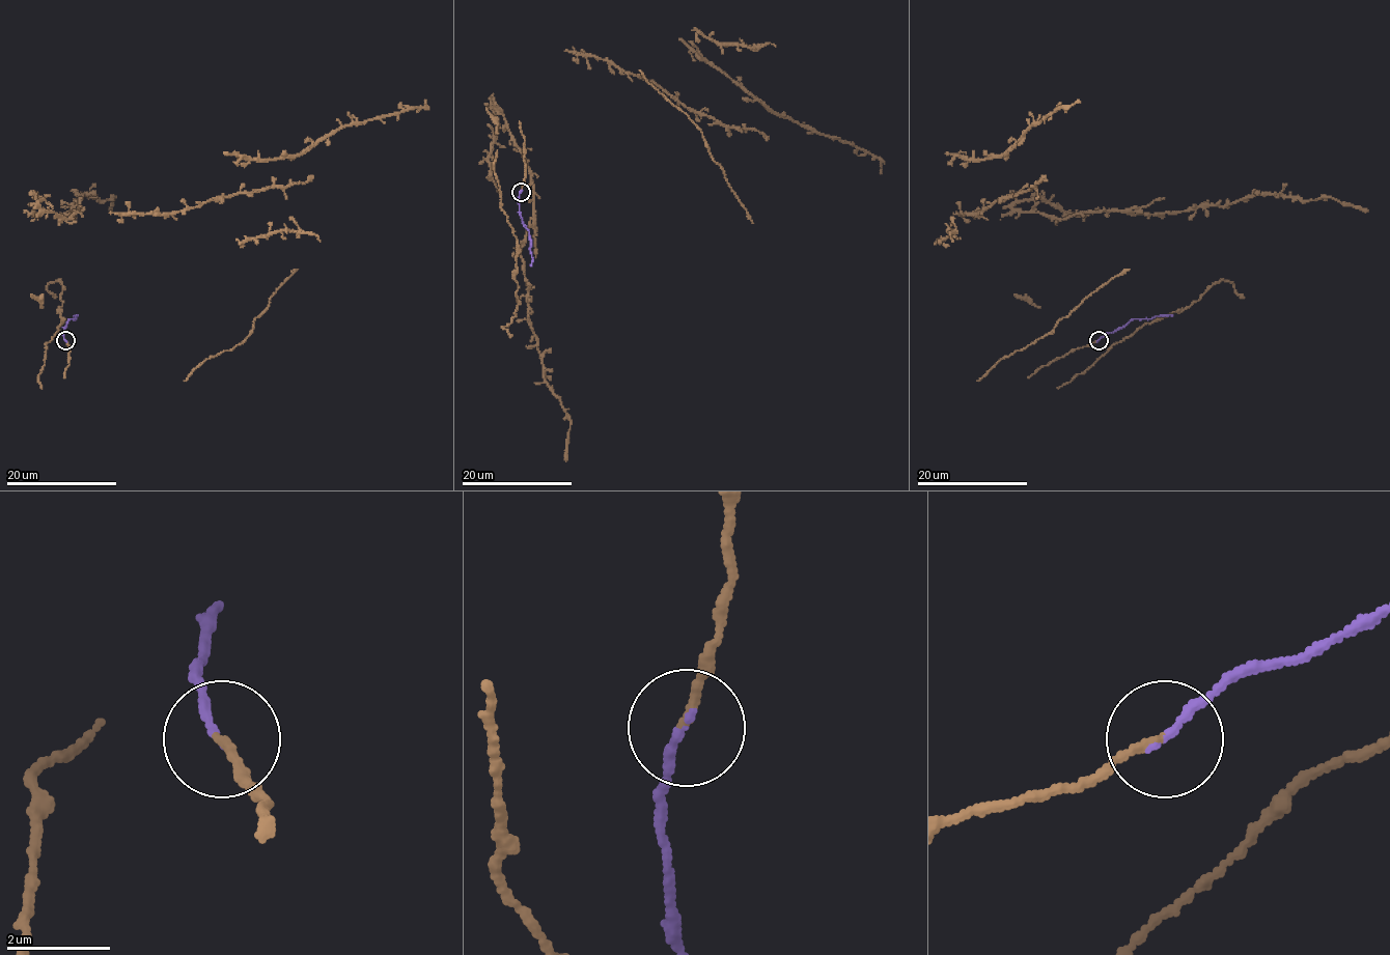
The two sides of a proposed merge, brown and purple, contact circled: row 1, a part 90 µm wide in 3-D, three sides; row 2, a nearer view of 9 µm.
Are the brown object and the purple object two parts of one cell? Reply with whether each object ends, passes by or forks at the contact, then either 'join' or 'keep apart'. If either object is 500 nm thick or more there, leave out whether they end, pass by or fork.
brown ends; purple ends; join

